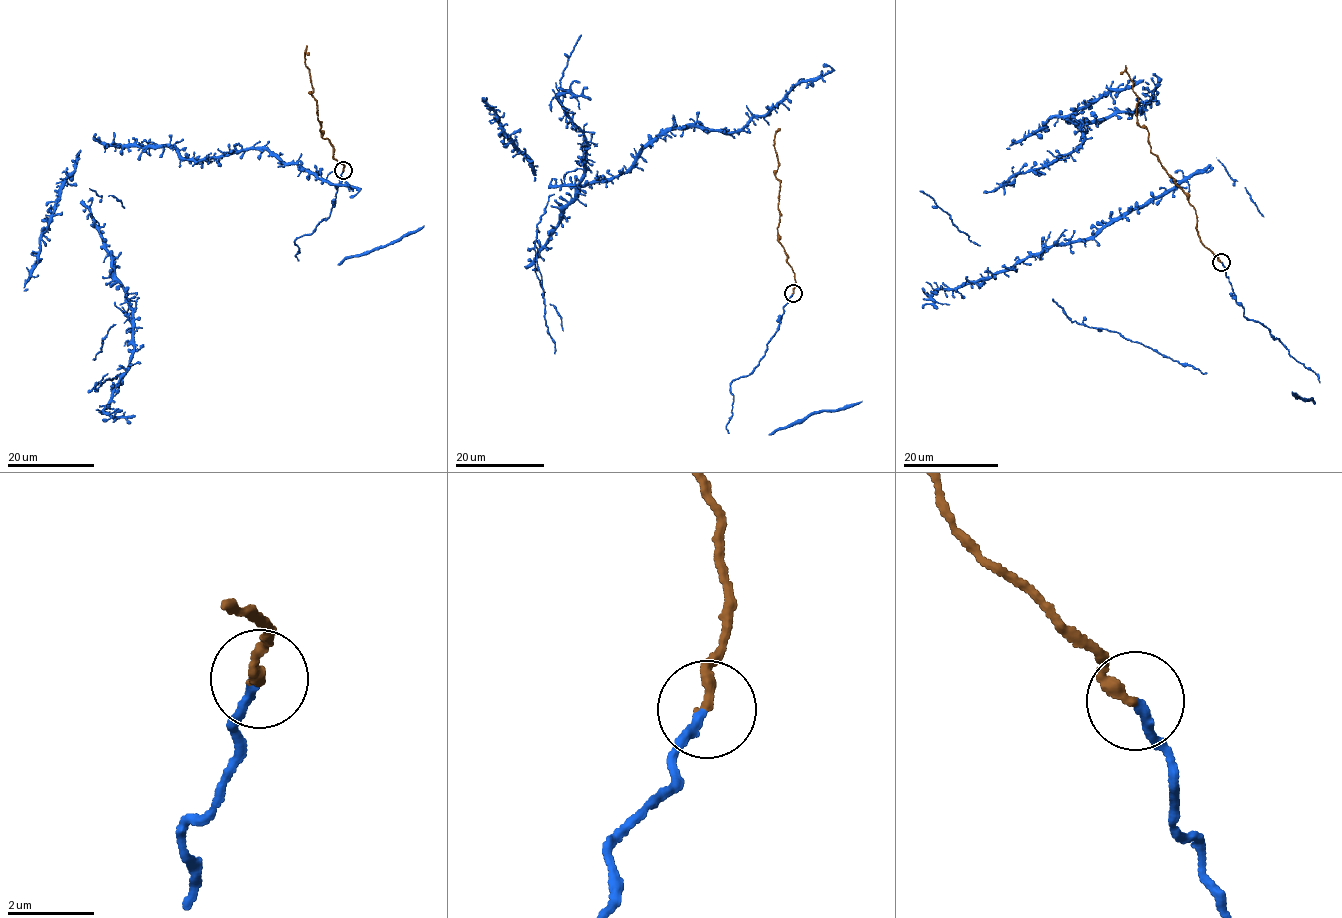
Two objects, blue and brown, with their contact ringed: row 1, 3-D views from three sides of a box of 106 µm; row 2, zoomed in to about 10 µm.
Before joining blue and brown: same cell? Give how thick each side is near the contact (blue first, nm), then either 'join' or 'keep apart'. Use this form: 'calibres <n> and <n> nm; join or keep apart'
calibres 200 and 240 nm; join

